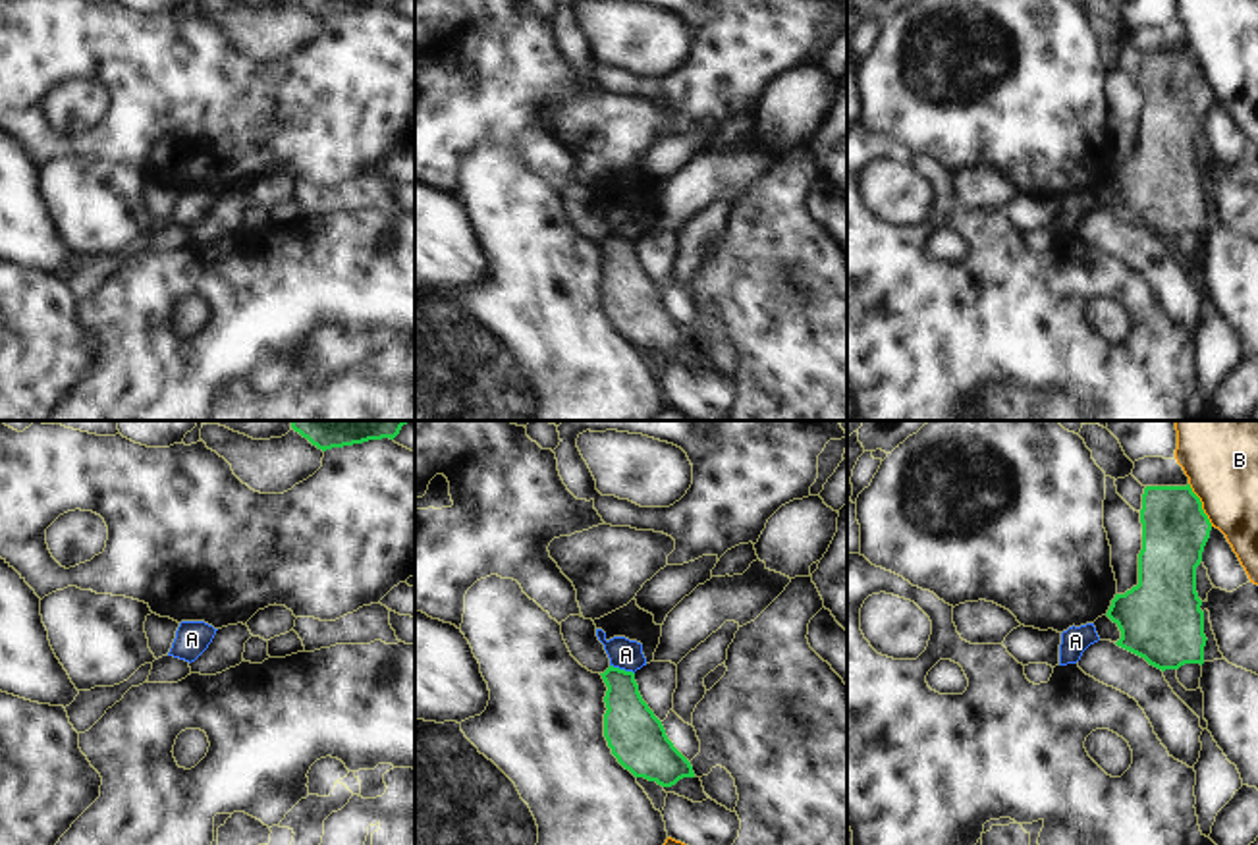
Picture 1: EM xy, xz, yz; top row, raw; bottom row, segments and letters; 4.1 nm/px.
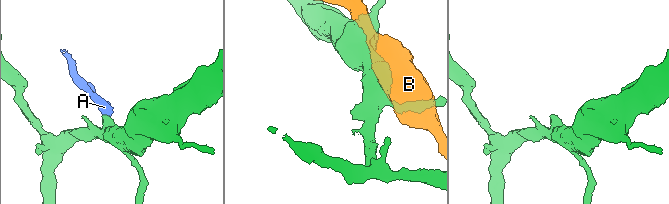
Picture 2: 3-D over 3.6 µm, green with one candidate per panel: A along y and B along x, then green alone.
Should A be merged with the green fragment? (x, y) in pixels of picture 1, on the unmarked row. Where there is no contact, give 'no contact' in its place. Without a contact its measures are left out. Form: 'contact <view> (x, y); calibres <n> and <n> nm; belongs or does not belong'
contact xz (622, 238); calibres 220 and 130 nm; does not belong

